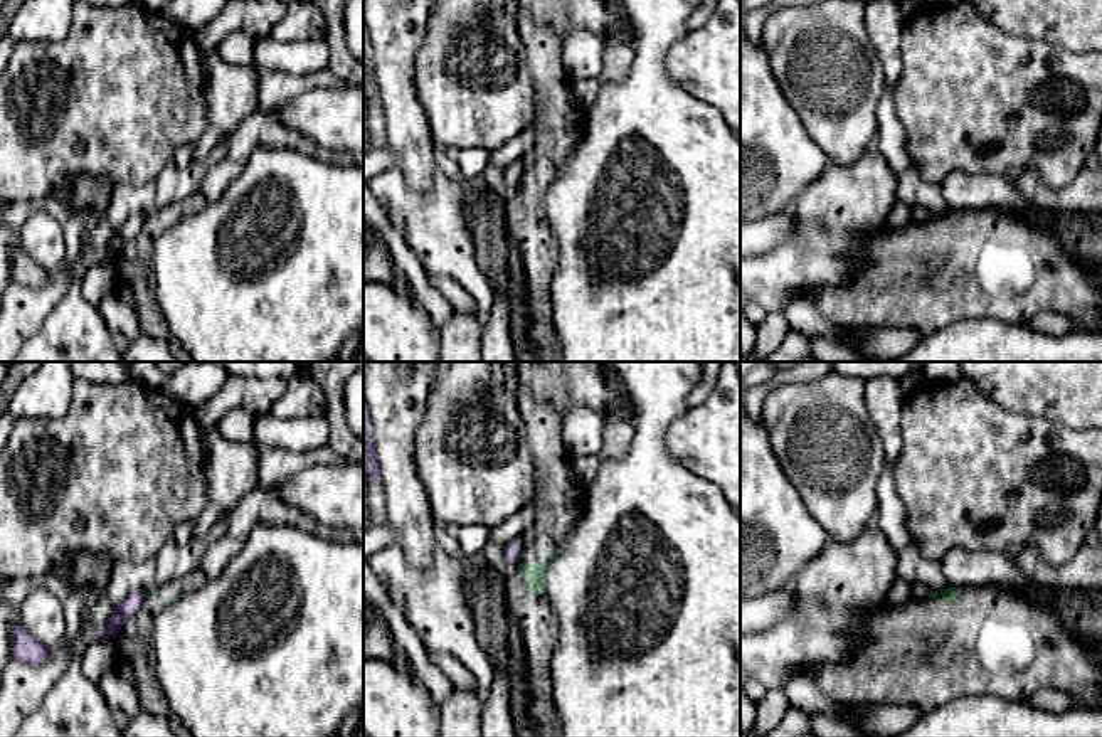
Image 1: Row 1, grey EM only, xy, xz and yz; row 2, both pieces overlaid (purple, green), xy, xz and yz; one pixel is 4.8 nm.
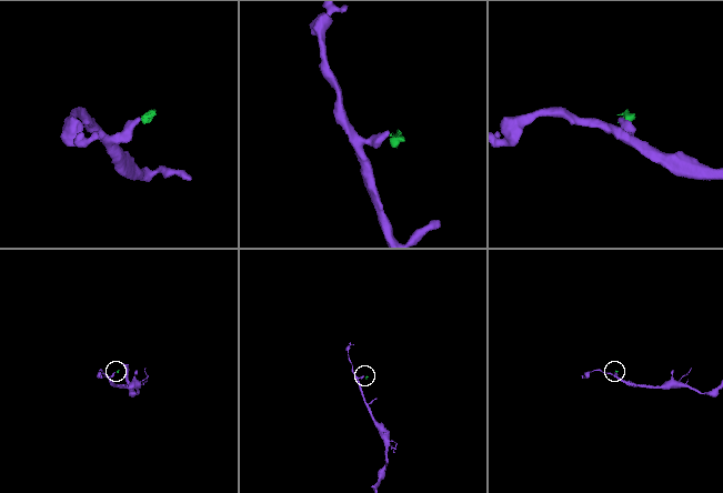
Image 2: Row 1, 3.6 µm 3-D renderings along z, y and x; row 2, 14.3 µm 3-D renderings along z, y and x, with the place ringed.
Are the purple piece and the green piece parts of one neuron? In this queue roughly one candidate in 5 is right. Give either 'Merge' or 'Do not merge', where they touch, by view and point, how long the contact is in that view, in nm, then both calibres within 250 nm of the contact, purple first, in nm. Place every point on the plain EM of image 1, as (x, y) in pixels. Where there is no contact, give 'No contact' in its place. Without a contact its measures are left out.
Do not merge. Touches purple at xz (519, 177). Shared border 50 nm. Thickness 70 nm (purple) against 20 nm

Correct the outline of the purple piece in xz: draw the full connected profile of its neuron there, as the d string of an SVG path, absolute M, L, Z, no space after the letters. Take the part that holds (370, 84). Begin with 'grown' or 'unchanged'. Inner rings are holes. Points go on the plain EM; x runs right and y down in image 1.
unchanged; M363 20L365 96L367 96L368 104L377 104L380 103L380 98L379 98L379 86L375 81L375 69L374 69L372 56L374 56L372 42L370 42L368 29Z

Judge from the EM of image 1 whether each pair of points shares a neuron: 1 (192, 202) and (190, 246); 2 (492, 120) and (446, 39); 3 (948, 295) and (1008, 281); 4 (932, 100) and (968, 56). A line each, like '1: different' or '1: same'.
1: different
2: same
3: same
4: same

